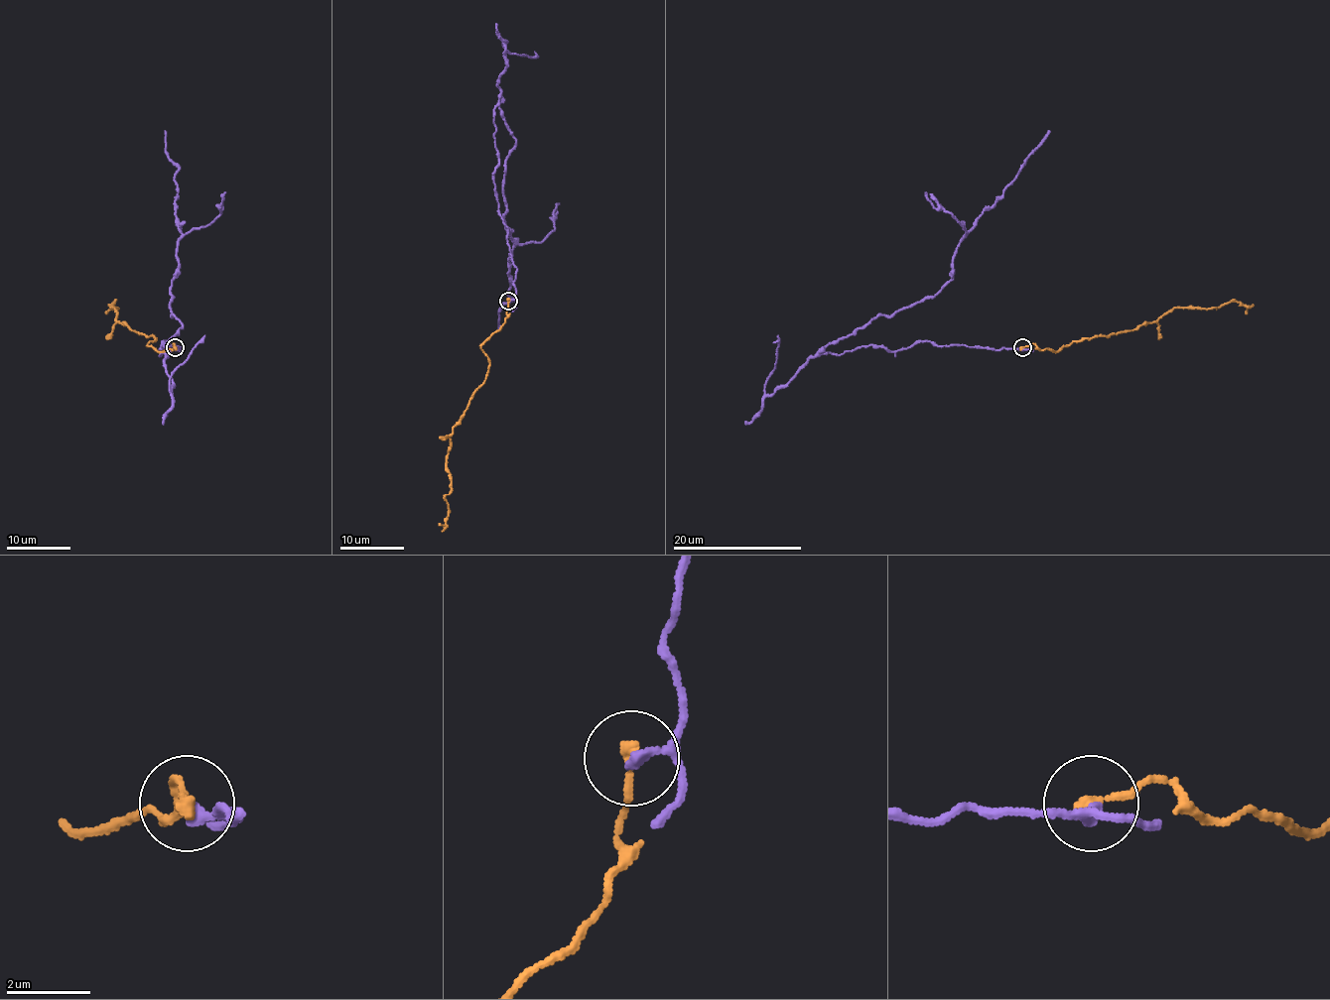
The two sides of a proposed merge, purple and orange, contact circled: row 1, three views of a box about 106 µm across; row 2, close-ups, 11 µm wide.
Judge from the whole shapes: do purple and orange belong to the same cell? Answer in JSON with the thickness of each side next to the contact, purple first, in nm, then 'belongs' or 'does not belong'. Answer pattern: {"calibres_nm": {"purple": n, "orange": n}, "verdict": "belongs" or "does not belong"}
{"calibres_nm": {"purple": 220, "orange": 320}, "verdict": "belongs"}

